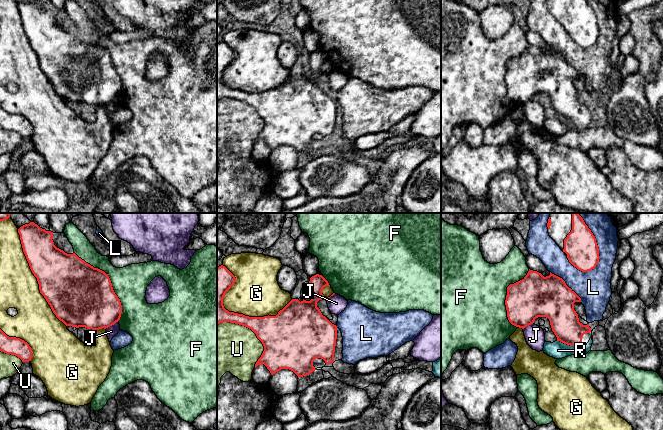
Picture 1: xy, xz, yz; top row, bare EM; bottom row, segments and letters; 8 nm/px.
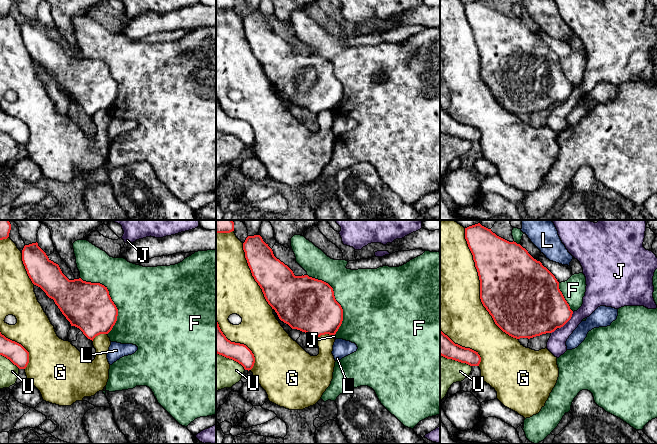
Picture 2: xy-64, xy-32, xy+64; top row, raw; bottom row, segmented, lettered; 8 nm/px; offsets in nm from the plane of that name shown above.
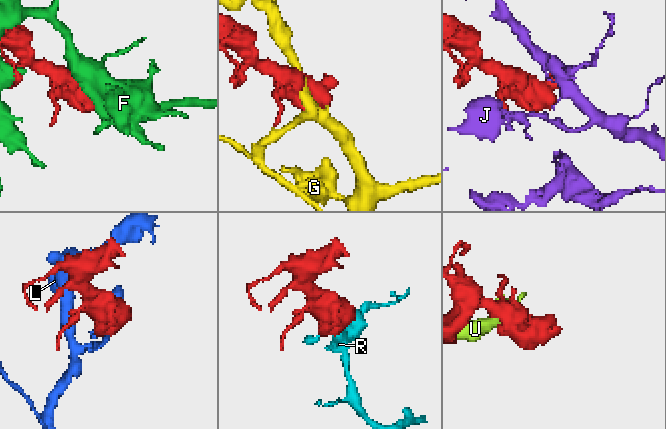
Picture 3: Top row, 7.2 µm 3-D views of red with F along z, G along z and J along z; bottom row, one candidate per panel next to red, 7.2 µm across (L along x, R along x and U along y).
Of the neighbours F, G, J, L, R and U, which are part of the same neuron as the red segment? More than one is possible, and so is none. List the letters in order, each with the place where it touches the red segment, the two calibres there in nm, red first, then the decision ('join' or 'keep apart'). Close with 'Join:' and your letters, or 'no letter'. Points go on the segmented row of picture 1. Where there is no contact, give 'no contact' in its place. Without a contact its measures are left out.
F: xy (110, 282) | 500/280 nm | keep apart
G: xz (237, 313) | 180/380 nm | keep apart
J: xy (111, 325) | 420/90 nm | keep apart
L: yz (596, 243) | 260/190 nm | keep apart
R: yz (568, 344) | 240/140 nm | join
U: xz (253, 331) | 360/400 nm | keep apart
Join: R

